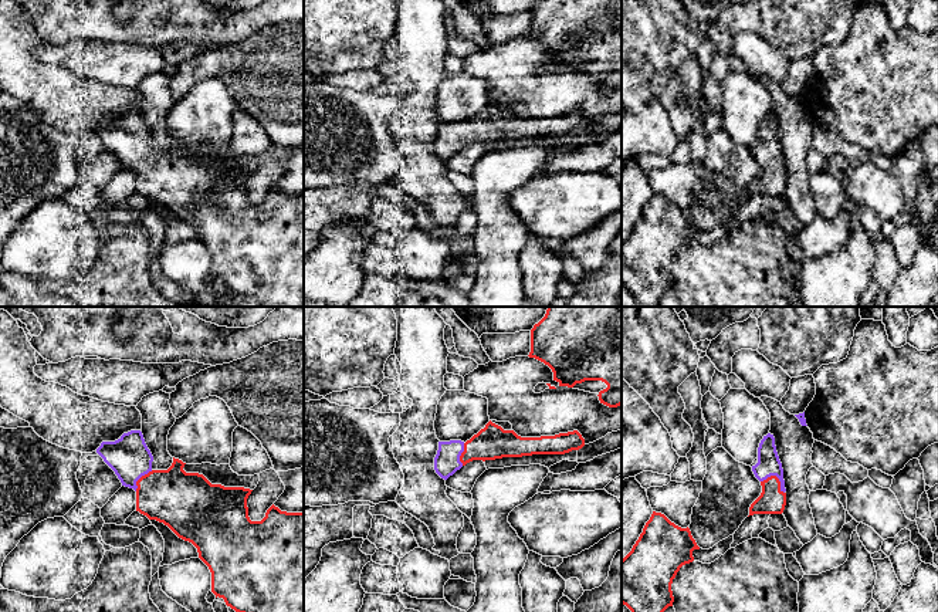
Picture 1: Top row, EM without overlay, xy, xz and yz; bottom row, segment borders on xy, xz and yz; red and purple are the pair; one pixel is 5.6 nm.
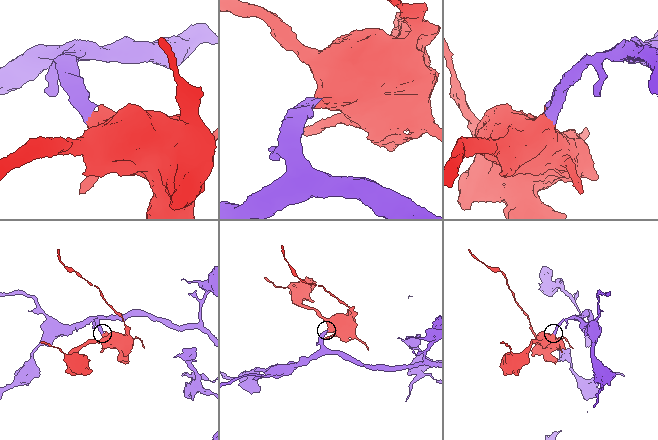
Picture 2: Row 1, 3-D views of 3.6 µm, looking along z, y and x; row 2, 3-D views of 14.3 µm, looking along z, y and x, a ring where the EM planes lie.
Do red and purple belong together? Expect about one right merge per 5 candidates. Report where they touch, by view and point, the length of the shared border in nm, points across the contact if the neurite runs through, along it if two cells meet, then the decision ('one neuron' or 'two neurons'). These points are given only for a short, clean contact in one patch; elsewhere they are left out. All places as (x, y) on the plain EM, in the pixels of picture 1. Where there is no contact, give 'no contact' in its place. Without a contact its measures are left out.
contact yz (776, 159); length 150 nm; way yz (772, 182), (776, 159), (768, 151), (768, 146); one neuron

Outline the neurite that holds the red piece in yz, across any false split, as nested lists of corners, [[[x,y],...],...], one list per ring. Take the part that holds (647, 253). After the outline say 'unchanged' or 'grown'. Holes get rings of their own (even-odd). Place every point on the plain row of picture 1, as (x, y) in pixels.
[[[653,193],[631,233],[622,241],[622,285],[631,293],[636,300],[636,307],[660,307],[663,294],[668,288],[673,288],[674,284],[671,273],[673,261],[683,247],[694,243],[694,231],[700,231],[700,229],[688,209],[681,210],[664,196]]]; unchanged

